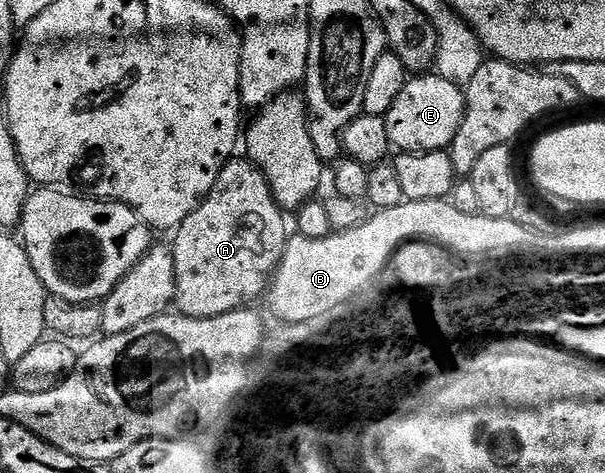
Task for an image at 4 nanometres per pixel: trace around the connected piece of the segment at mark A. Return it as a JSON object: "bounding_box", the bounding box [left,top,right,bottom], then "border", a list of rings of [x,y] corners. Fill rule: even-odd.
{"bounding_box":[172,158,287,317],"border":[[[231,158],[222,168],[220,177],[216,177],[216,185],[212,185],[205,201],[177,227],[173,236],[175,239],[172,250],[176,261],[174,303],[177,310],[188,317],[220,317],[229,311],[243,310],[247,305],[253,304],[250,303],[253,299],[261,300],[286,251],[287,216],[274,200],[272,189],[261,169],[251,163],[249,158],[238,158]]]}

